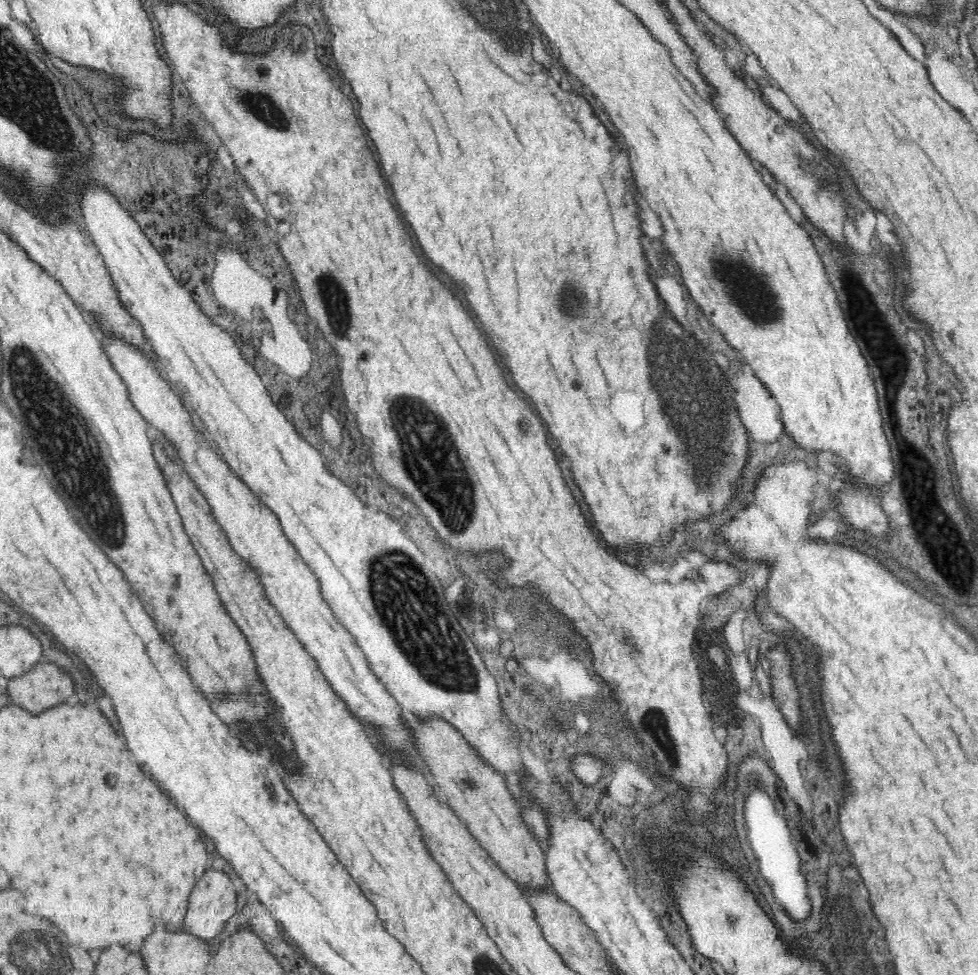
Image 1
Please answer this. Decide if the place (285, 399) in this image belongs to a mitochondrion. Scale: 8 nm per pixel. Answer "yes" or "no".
no

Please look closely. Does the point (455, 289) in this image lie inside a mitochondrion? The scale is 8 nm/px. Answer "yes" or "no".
no

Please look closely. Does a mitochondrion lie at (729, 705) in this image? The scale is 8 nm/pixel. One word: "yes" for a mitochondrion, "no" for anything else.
no

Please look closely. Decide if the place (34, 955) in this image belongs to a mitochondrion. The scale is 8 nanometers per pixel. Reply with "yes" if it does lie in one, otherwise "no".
yes

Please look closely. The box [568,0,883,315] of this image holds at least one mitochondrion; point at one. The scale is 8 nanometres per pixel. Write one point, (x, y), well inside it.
(810, 164)

